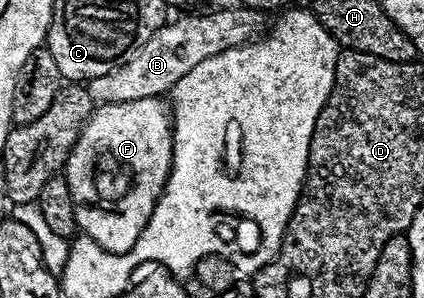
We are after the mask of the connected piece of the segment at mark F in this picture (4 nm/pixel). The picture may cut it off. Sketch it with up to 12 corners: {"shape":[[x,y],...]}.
{"shape":[[165,98],[101,104],[64,168],[78,231],[132,250],[173,156]]}

